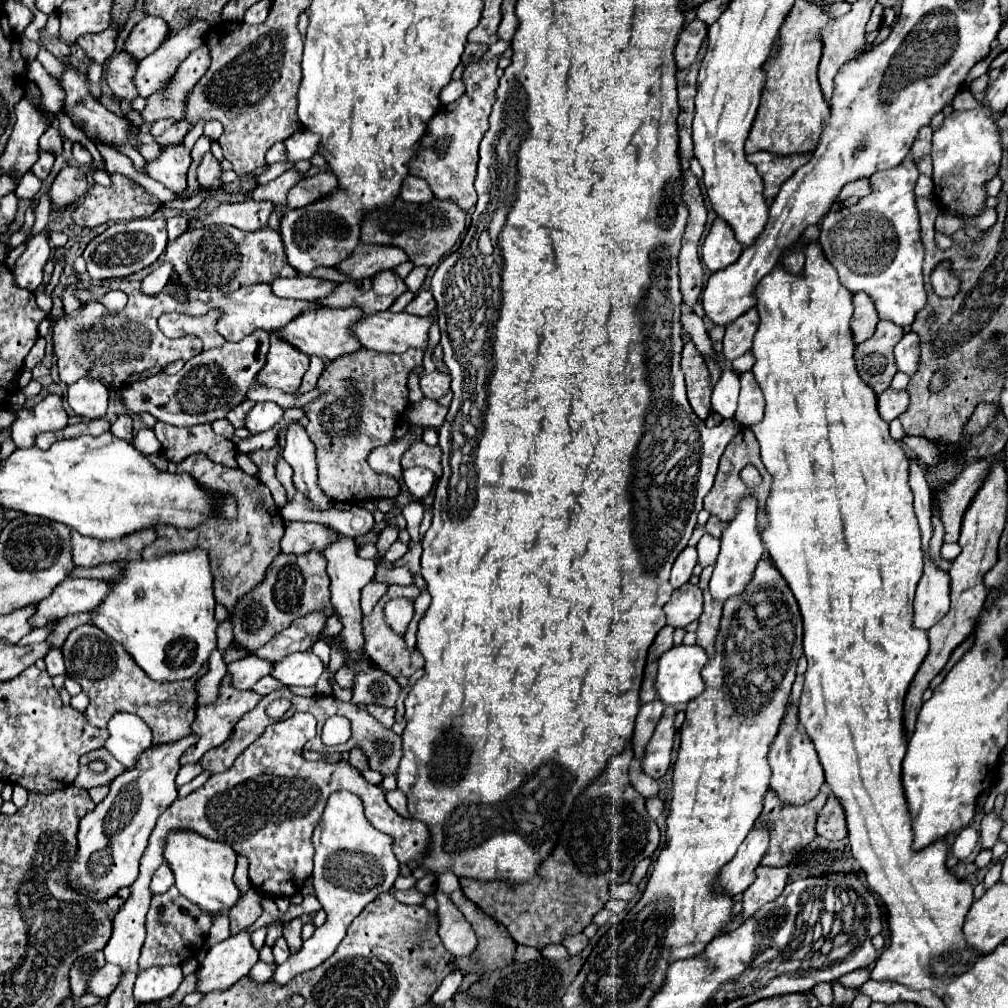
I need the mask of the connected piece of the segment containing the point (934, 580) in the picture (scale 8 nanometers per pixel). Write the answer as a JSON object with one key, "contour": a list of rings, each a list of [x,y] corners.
{"contour":[[[928,556],[924,558],[924,576],[914,598],[914,628],[928,630],[950,610],[950,576],[940,572]]]}

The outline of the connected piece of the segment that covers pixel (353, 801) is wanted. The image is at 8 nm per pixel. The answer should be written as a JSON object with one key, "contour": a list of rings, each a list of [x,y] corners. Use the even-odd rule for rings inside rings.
{"contour":[[[338,790],[328,798],[322,820],[314,828],[312,844],[316,850],[312,882],[327,918],[312,937],[304,941],[296,954],[292,954],[284,964],[276,968],[272,980],[276,980],[278,984],[286,984],[298,972],[312,970],[320,966],[326,958],[330,958],[346,936],[352,920],[366,904],[376,900],[378,894],[388,892],[400,874],[400,862],[392,852],[392,836],[376,830],[366,820],[360,796],[348,790]]]}

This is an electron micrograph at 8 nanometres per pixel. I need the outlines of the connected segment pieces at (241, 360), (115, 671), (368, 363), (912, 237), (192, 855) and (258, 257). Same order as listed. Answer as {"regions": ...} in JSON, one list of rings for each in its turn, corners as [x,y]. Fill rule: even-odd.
{"regions":[[[[252,332],[252,336],[246,336],[240,342],[226,342],[222,346],[202,350],[200,354],[190,358],[186,362],[186,366],[178,374],[174,374],[174,376],[168,376],[168,374],[160,372],[156,376],[142,378],[142,380],[136,380],[136,382],[130,382],[128,386],[124,386],[124,390],[122,390],[122,404],[124,404],[124,408],[126,408],[126,412],[130,416],[148,412],[148,414],[156,416],[160,422],[166,422],[166,424],[172,424],[172,426],[212,424],[214,420],[224,418],[230,408],[234,408],[236,404],[246,400],[244,394],[246,394],[246,390],[252,384],[256,384],[256,374],[264,366],[268,348],[270,348],[270,334],[268,332]]],[[[82,624],[72,630],[62,646],[66,676],[76,680],[90,698],[90,706],[84,712],[88,722],[96,728],[106,728],[108,720],[116,712],[130,712],[140,716],[154,734],[154,746],[176,742],[190,732],[190,724],[196,712],[196,682],[208,672],[208,662],[200,672],[182,682],[154,682],[146,672],[128,656],[128,652],[112,638],[104,636],[94,624]]],[[[360,348],[358,352],[344,354],[332,362],[326,364],[324,372],[318,378],[316,388],[322,390],[322,394],[304,406],[304,412],[308,416],[306,432],[310,440],[316,446],[316,460],[318,460],[318,484],[334,502],[350,502],[356,504],[364,498],[394,498],[400,492],[398,482],[392,476],[374,472],[368,466],[368,454],[378,448],[386,446],[396,428],[396,420],[406,412],[408,408],[408,388],[406,380],[409,373],[416,365],[422,365],[424,351],[410,348],[400,354],[386,354],[370,352]]],[[[912,154],[896,168],[872,174],[872,192],[854,206],[830,210],[820,222],[818,238],[824,258],[838,270],[840,284],[854,294],[866,292],[872,298],[880,320],[892,320],[898,326],[912,324],[926,300],[922,282],[924,246],[920,240],[920,220],[914,196],[916,180],[918,170]],[[888,240],[894,248],[892,256],[888,256]]],[[[178,828],[168,832],[162,856],[174,872],[176,888],[180,890],[180,894],[184,894],[192,904],[196,904],[204,912],[218,914],[222,910],[230,910],[240,898],[240,892],[232,880],[236,866],[236,852],[228,844],[204,838],[194,830]]],[[[212,226],[188,230],[174,242],[168,242],[164,258],[172,262],[180,276],[180,282],[198,290],[234,292],[238,286],[250,286],[258,282],[270,284],[280,276],[296,276],[298,272],[288,264],[284,242],[272,228],[244,232],[232,226]]]]}

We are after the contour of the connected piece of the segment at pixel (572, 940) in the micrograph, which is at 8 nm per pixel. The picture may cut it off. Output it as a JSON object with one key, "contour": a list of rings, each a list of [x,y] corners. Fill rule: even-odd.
{"contour":[[[584,934],[568,936],[568,940],[564,940],[564,942],[562,942],[562,946],[568,950],[568,954],[570,954],[570,956],[574,956],[574,954],[582,952],[582,950],[586,948],[586,944],[588,944],[588,938],[586,938]]]}

